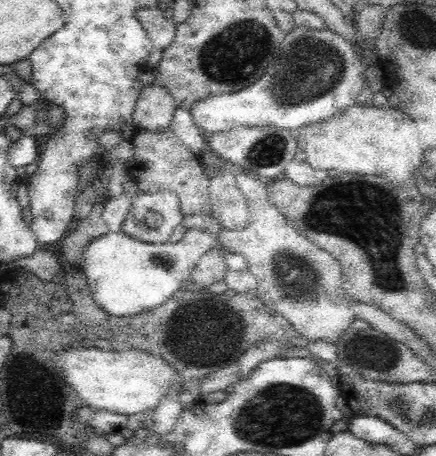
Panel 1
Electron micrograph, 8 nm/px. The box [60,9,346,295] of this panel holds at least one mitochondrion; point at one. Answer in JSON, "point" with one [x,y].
{"point":[236,55]}

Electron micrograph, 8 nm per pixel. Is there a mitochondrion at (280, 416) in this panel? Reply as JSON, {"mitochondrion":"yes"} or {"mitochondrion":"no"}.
{"mitochondrion":"yes"}

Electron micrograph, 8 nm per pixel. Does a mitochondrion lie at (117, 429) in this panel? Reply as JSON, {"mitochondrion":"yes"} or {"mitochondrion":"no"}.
{"mitochondrion":"no"}

